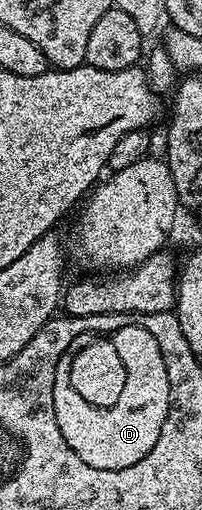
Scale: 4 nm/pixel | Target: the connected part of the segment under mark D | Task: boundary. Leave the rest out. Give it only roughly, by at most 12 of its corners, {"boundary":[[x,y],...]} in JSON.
{"boundary":[[142,329],[118,333],[130,369],[98,413],[56,367],[56,427],[88,467],[140,463],[170,410],[168,367]]}

